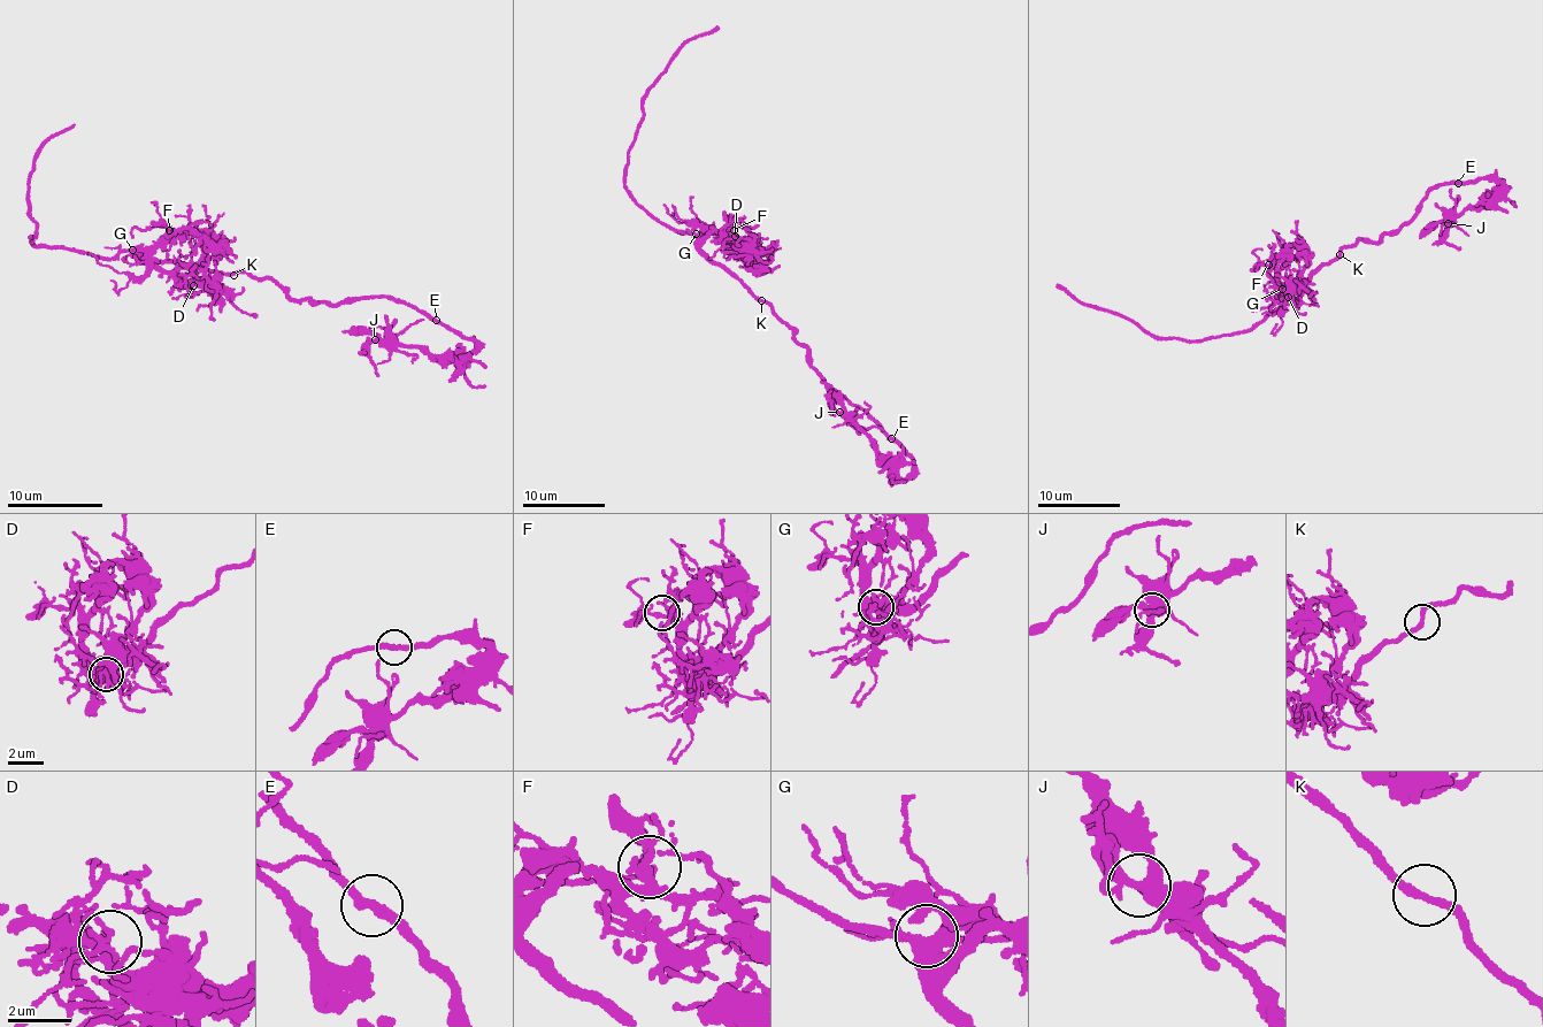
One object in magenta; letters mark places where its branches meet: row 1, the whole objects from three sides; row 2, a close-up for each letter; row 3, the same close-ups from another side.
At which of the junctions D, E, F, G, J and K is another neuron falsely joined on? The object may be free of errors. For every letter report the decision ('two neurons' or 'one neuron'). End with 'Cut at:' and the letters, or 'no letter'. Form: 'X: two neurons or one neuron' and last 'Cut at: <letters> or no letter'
D: one neuron
E: one neuron
F: one neuron
G: one neuron
J: one neuron
K: one neuron
Cut at: no letter

